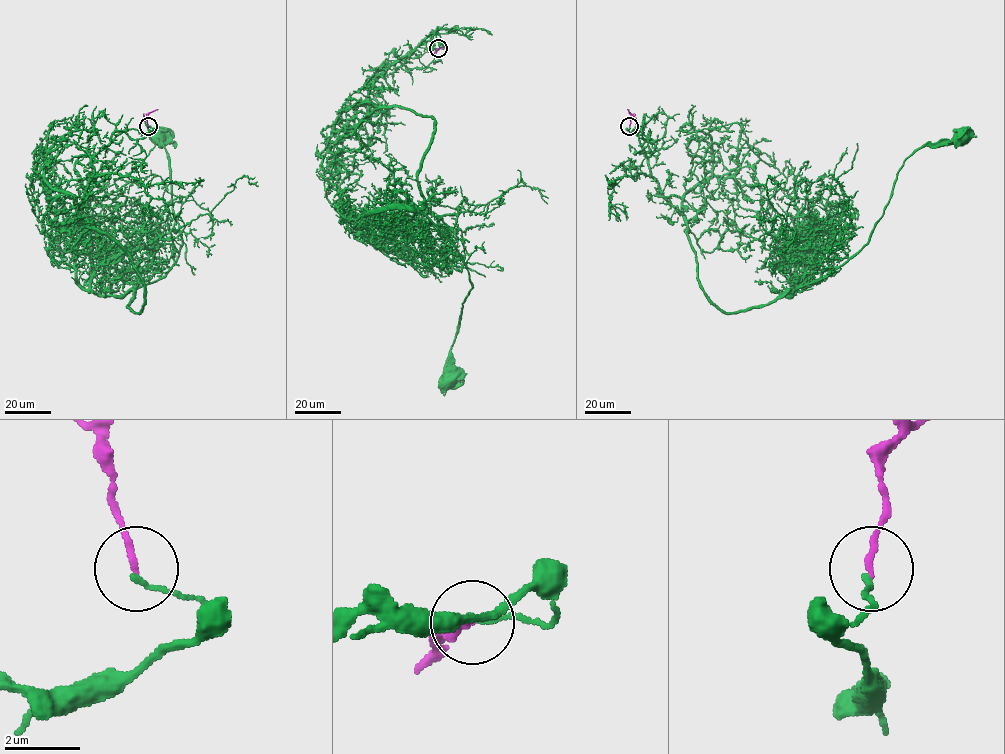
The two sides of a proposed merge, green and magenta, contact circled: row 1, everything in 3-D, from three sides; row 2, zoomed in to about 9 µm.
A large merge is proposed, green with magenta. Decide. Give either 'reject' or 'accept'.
reject

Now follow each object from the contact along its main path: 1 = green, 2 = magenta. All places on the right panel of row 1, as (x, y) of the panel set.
1: (630, 126), (660, 193), (686, 221), (701, 288), (726, 312), (762, 307), (853, 257), (903, 162), (959, 137)
2: (630, 126), (631, 115), (627, 109)

